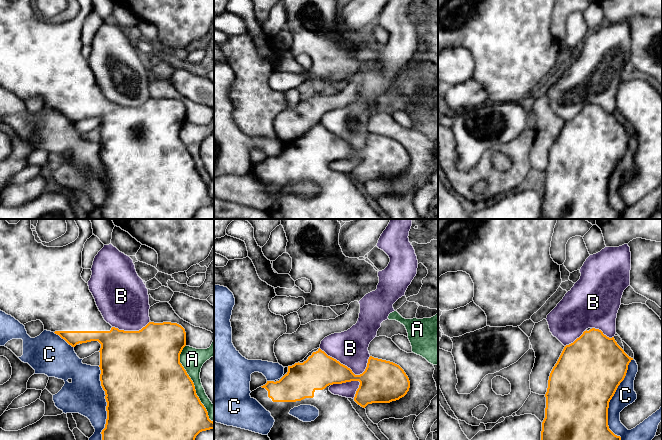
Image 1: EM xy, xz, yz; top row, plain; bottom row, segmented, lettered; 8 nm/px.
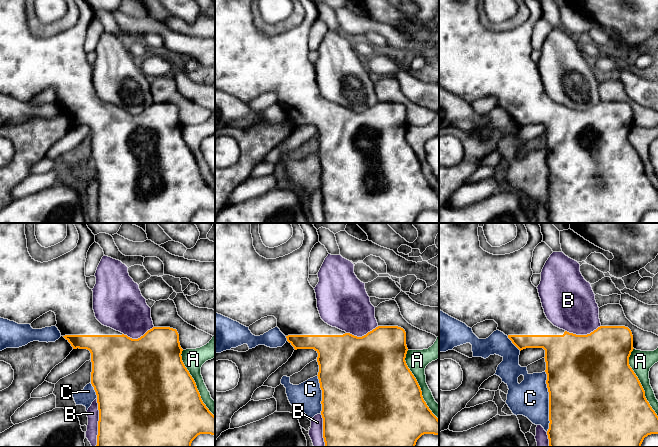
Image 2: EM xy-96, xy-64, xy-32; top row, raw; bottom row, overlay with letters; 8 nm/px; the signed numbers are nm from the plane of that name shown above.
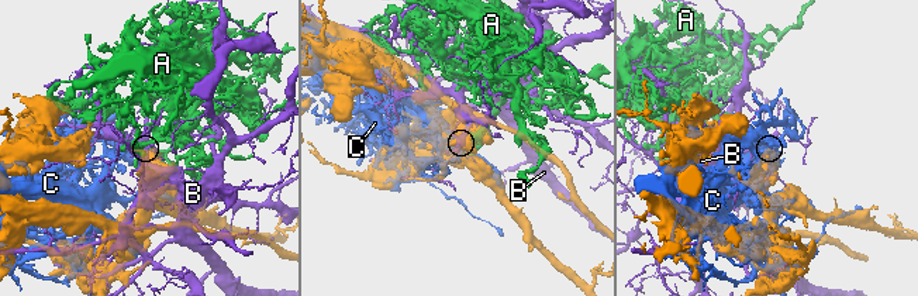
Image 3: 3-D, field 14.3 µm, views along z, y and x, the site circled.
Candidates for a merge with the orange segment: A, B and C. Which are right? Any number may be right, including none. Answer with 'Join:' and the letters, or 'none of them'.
Join: none of them

